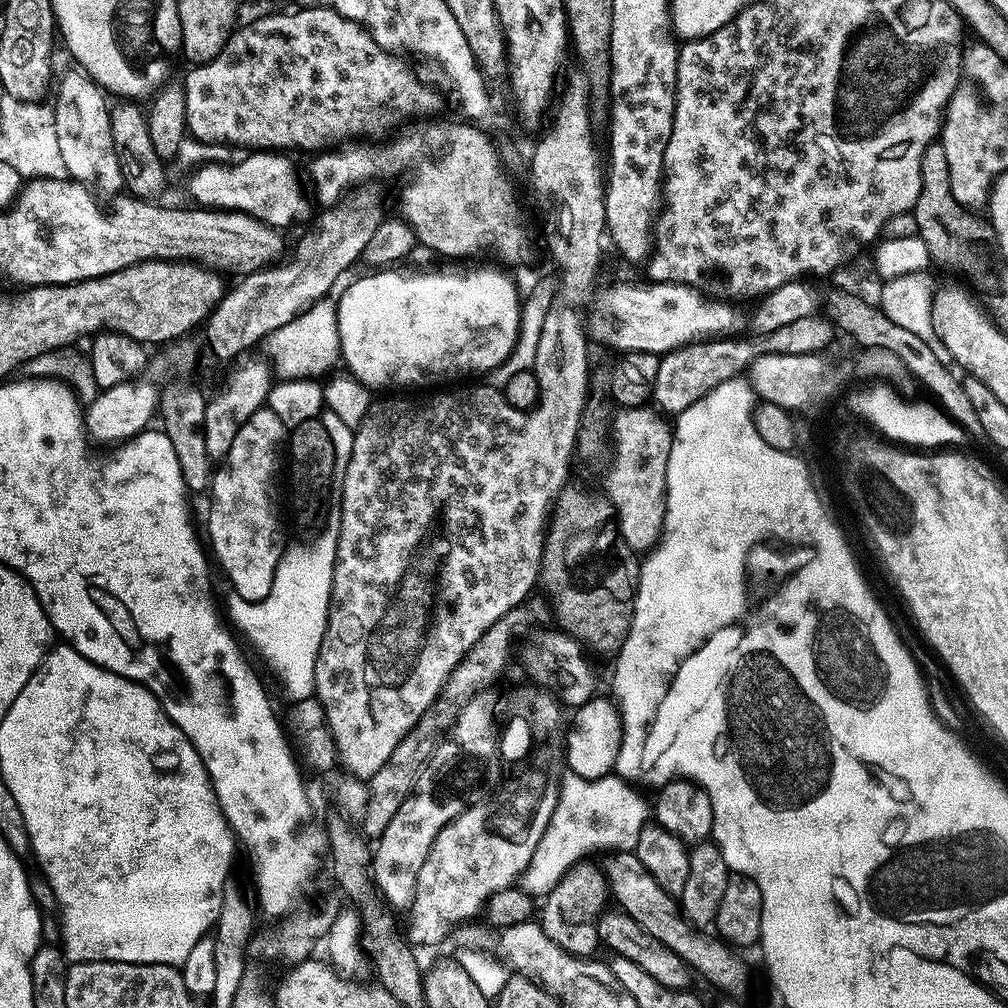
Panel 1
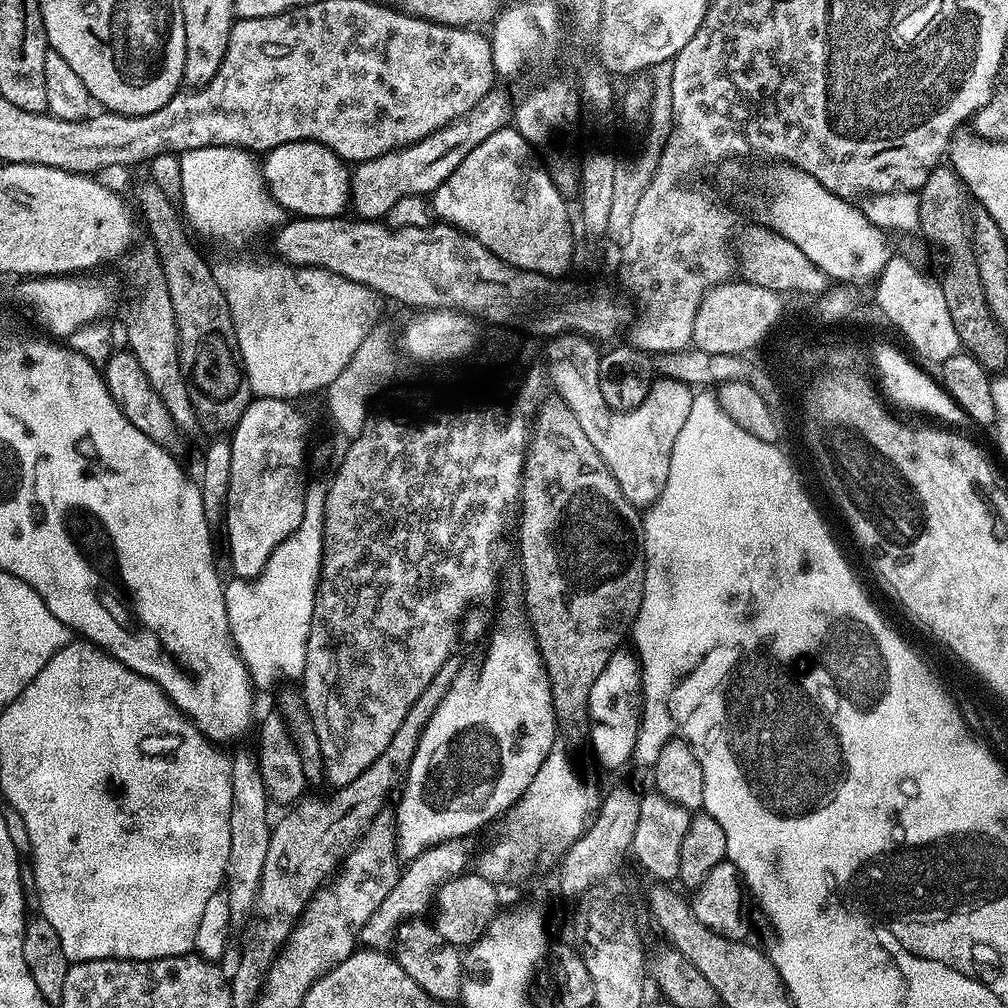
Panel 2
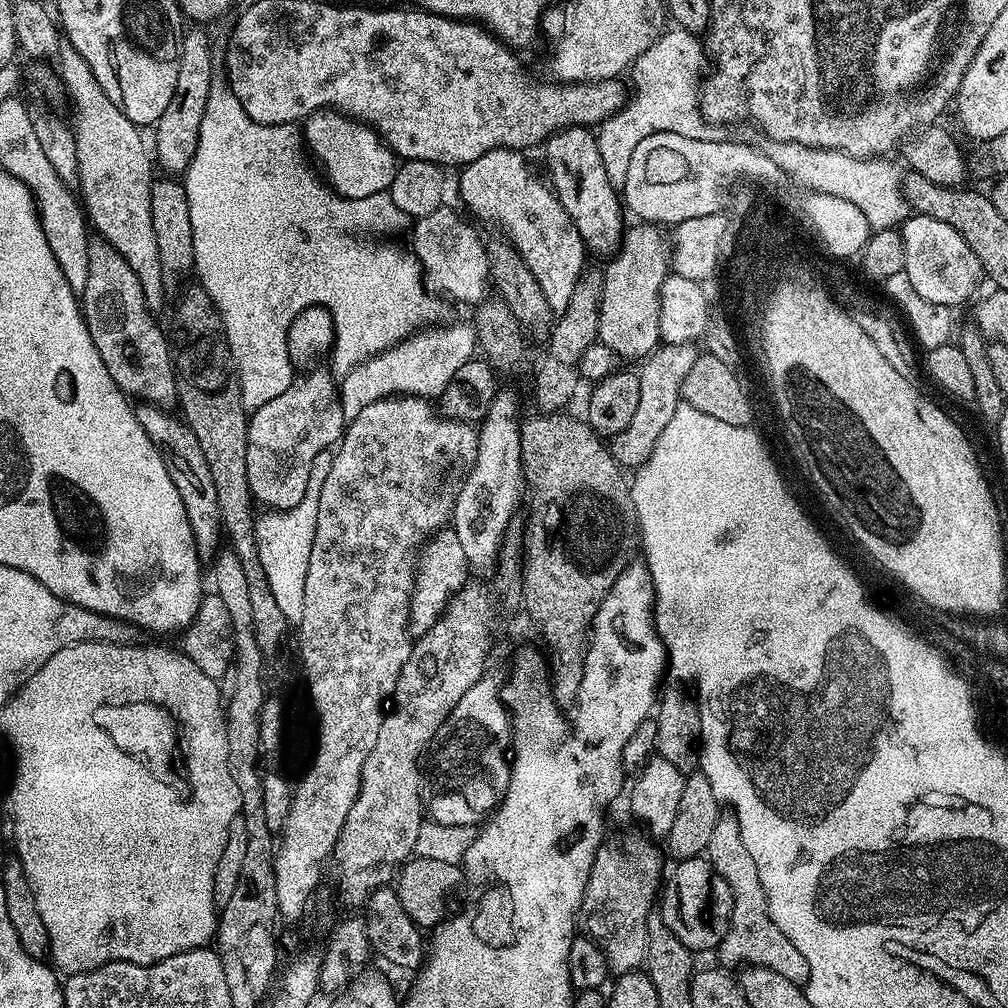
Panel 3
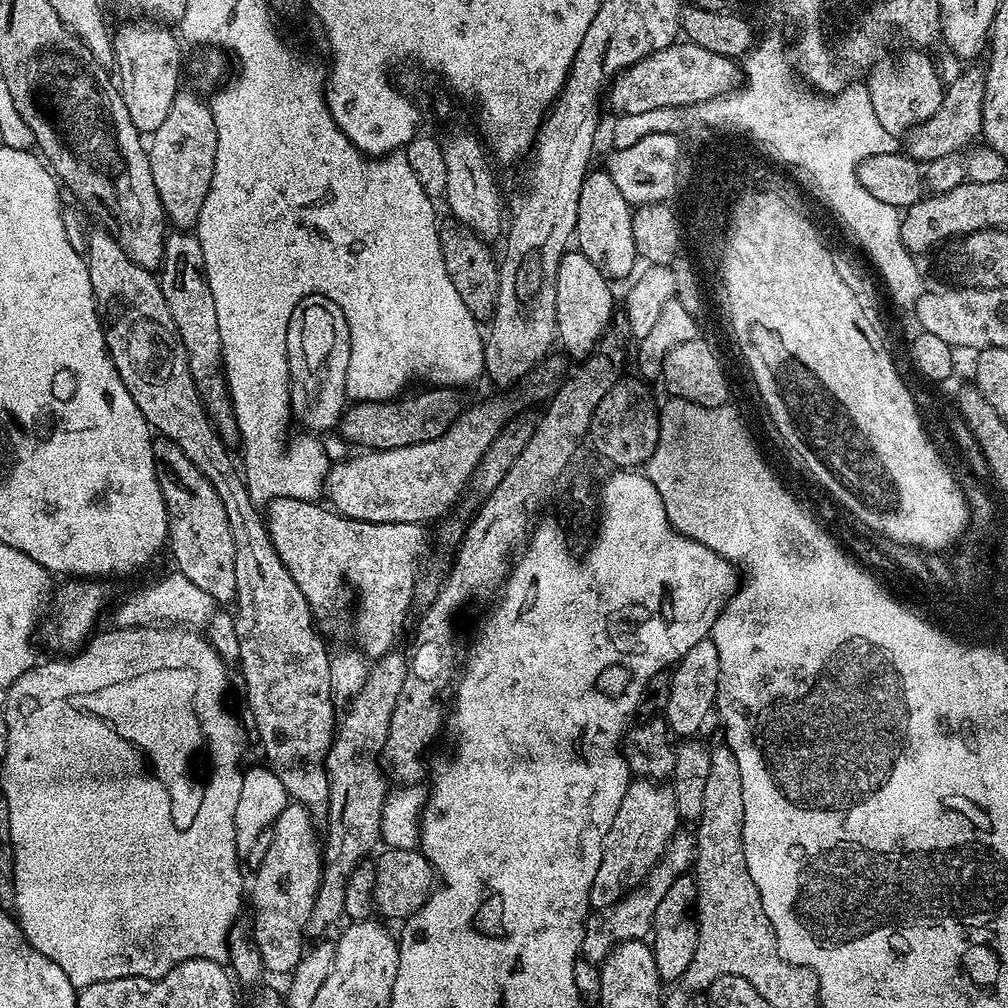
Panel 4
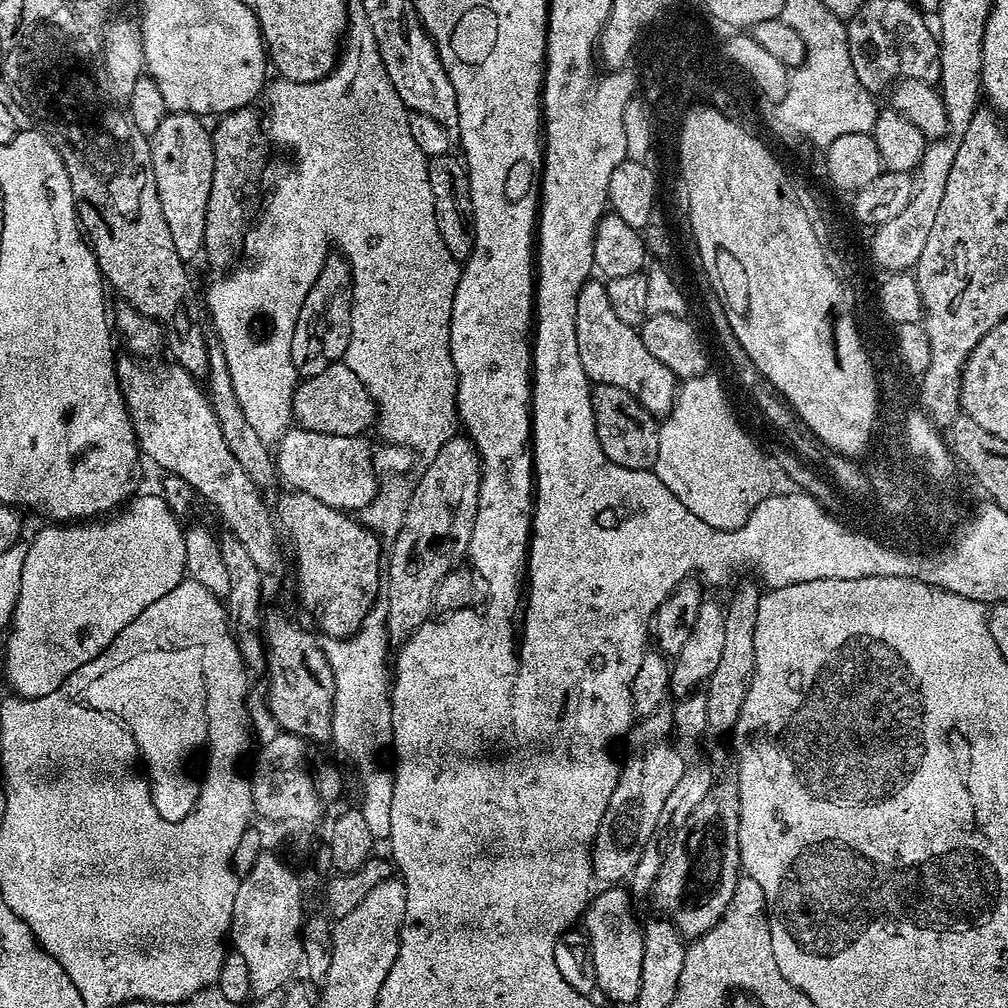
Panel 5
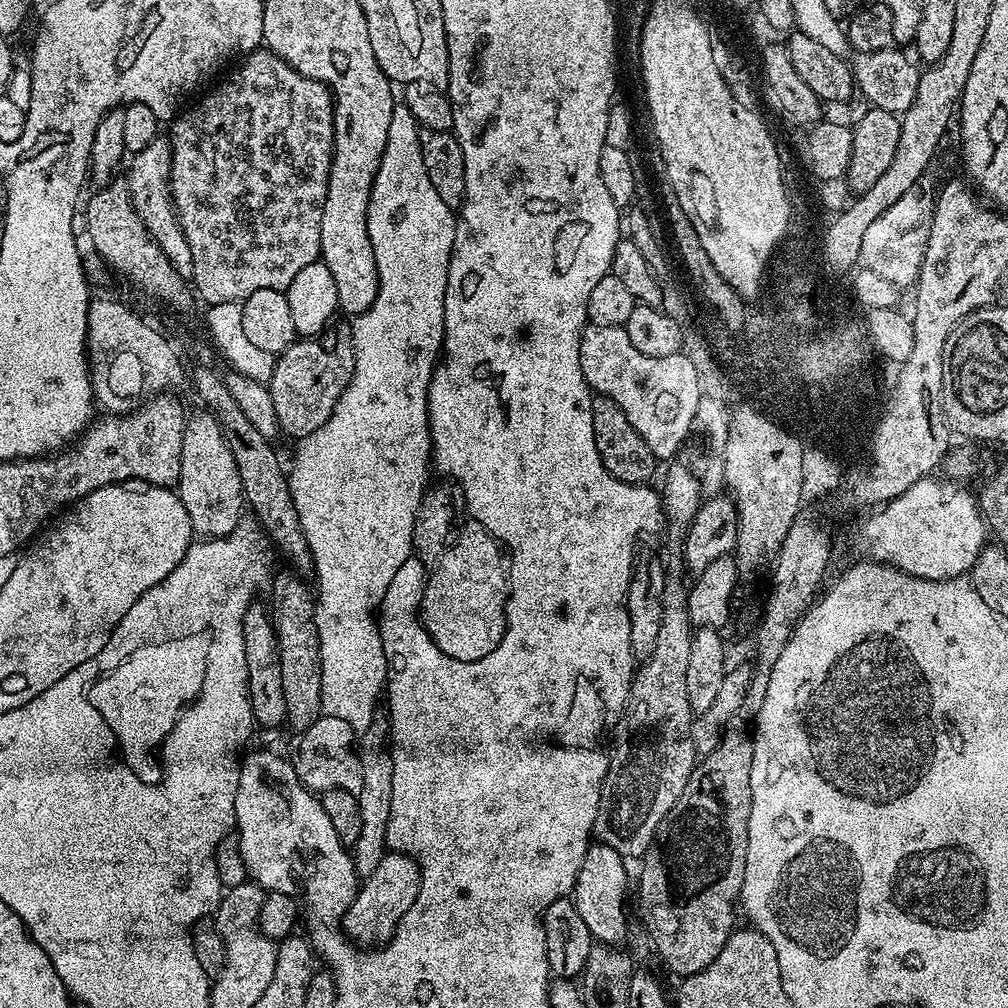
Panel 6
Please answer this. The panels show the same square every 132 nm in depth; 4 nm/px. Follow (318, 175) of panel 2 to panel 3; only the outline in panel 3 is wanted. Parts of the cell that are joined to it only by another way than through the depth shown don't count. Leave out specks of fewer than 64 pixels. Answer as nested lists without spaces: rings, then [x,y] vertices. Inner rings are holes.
[[[321,110],[313,112],[303,121],[302,140],[328,187],[338,195],[348,200],[357,200],[391,189],[398,167],[397,157],[367,124],[362,124],[343,112]]]

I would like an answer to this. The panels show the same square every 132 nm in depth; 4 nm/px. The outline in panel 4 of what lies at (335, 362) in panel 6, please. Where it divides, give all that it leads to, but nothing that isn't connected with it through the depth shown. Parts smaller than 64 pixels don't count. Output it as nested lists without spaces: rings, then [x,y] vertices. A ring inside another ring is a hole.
[[[428,386],[423,390],[425,392],[420,392],[417,396],[364,398],[359,402],[349,403],[344,409],[343,416],[340,417],[338,433],[340,432],[342,439],[357,444],[357,449],[378,451],[441,438],[446,434],[447,428],[459,418],[462,411],[461,393],[454,388],[435,386]]]

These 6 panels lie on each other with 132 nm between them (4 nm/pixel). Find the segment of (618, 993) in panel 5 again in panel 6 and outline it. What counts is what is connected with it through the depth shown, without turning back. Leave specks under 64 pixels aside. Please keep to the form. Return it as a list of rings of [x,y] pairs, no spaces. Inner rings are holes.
[[[599,842],[589,843],[574,889],[574,899],[582,922],[590,930],[593,941],[620,946],[628,936],[628,916],[624,913],[624,895],[628,892],[628,872],[624,869],[625,857],[619,856],[610,846]]]

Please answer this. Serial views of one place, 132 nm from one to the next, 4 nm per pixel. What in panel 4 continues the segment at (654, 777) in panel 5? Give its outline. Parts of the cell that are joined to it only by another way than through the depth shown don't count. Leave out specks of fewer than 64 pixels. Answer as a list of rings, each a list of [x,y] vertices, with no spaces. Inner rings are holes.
[[[643,778],[633,779],[604,839],[602,862],[598,866],[598,874],[594,874],[589,905],[596,910],[609,908],[625,892],[641,883],[669,847],[668,839],[675,832],[676,824],[678,817],[671,787]]]

